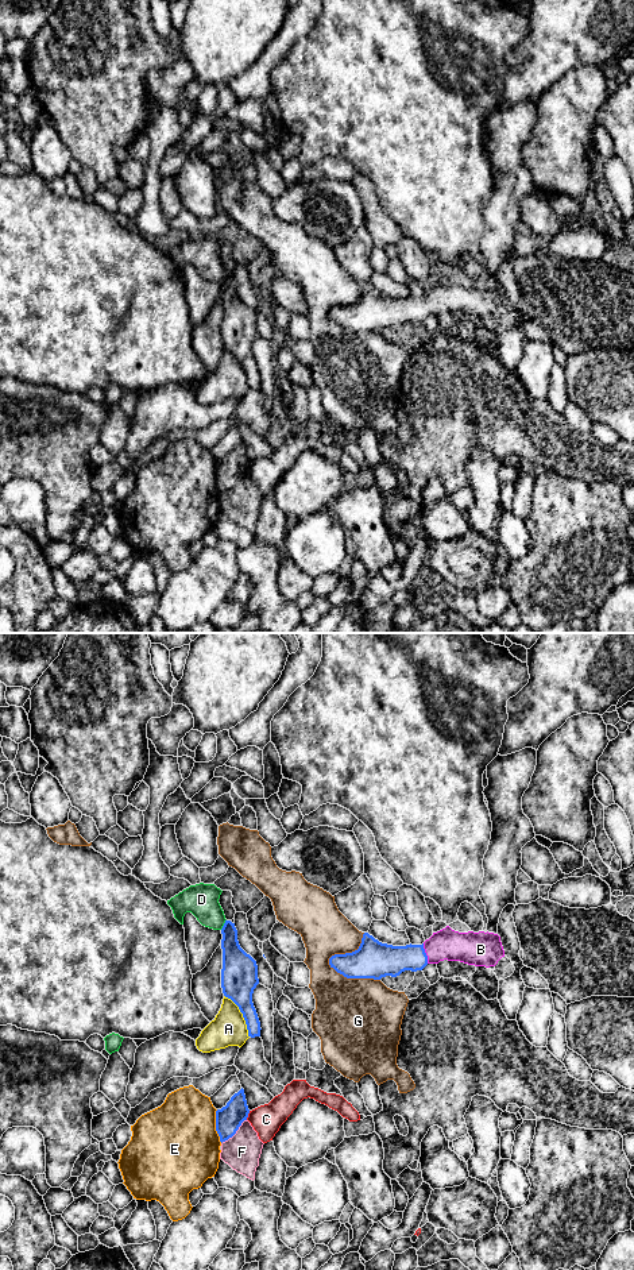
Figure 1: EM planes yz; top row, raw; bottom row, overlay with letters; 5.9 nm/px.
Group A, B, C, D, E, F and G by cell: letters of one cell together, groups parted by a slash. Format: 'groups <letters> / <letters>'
groups A / B / C / D / E / F / G

